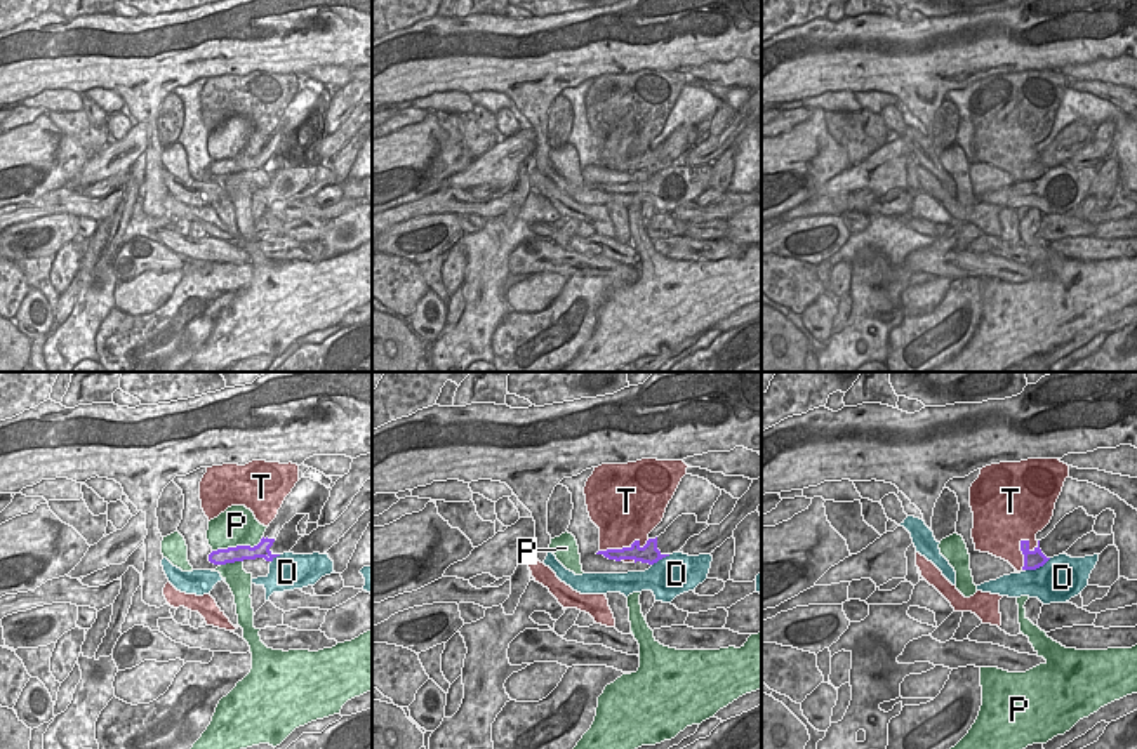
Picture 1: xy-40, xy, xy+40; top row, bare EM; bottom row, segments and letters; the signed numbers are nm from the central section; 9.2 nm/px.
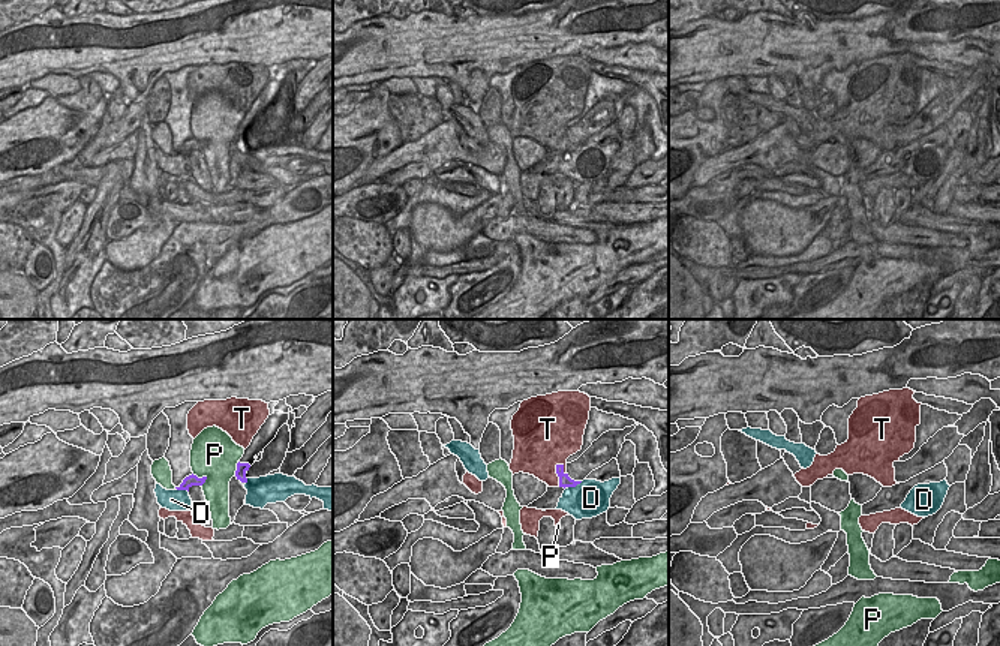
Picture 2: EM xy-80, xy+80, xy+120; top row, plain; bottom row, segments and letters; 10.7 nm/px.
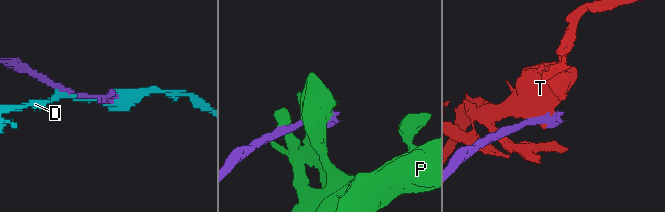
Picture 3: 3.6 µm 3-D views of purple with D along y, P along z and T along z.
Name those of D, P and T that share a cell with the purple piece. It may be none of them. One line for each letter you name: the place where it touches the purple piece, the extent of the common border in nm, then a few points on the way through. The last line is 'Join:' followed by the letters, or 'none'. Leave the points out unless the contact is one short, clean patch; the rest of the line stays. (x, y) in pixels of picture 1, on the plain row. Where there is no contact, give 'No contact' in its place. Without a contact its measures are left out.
Join: none

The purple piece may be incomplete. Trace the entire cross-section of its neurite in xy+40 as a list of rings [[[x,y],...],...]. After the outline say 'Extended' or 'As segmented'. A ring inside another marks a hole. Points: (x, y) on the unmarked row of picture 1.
[[[1021,151],[1021,162],[1024,165],[1022,181],[1036,181],[1050,170],[1041,163],[1040,151],[1038,151],[1038,156],[1033,162],[1029,160],[1029,151]]]. As segmented

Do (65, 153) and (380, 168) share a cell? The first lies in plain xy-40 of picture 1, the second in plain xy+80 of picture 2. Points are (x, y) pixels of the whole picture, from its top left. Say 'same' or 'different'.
different

